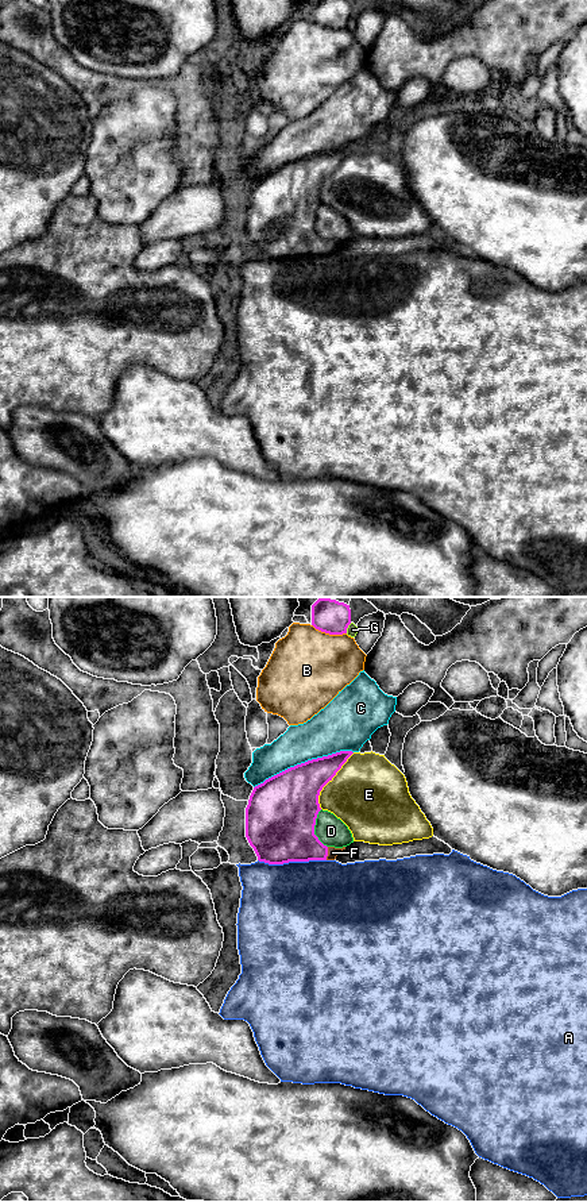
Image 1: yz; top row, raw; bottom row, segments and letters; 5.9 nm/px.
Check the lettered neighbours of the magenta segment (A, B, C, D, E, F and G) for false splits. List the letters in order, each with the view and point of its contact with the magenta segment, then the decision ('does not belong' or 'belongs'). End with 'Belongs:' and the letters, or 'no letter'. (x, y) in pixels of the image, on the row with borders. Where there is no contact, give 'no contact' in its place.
A: contact yz (292, 860); does not belong
B: contact yz (329, 634); does not belong
C: contact yz (302, 763); does not belong
D: contact yz (313, 828); does not belong
E: contact yz (329, 779); does not belong
F: contact yz (327, 854); belongs
G: contact yz (347, 627); does not belong
Belongs: F

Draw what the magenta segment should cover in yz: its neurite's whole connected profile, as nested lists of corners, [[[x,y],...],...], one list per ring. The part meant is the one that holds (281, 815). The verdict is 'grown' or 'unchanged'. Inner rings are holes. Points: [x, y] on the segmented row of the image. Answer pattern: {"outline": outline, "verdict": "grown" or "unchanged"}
{"outline": [[[340,751],[308,760],[254,787],[246,808],[246,837],[259,862],[283,864],[289,862],[335,860],[345,850],[345,847],[324,845],[314,835],[314,825],[321,810],[318,804],[320,791],[332,781],[352,754],[352,751]]], "verdict": "grown"}

